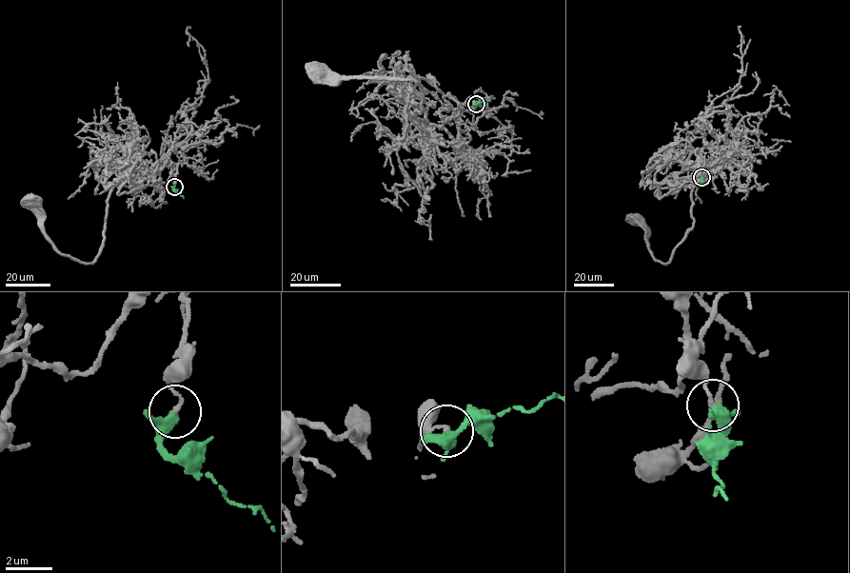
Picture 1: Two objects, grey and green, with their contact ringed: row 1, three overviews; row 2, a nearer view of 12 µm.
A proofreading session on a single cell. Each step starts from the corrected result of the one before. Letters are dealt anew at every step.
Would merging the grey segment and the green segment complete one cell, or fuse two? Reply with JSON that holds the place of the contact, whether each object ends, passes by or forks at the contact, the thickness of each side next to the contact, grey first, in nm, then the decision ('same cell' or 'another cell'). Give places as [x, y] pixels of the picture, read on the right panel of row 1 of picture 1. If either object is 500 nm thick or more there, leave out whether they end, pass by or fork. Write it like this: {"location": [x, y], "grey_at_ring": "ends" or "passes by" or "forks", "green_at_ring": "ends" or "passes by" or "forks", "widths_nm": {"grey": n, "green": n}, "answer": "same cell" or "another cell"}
{"location": [701, 177], "grey_at_ring": "ends", "green_at_ring": "forks", "widths_nm": {"grey": 180, "green": 300}, "answer": "another cell"}

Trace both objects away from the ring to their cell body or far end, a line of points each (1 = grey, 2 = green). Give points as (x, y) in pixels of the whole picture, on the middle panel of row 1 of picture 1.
1: (476, 104), (474, 126), (461, 124), (456, 140), (414, 117), (424, 96), (414, 80), (326, 83), (314, 73)
2: (476, 104), (490, 101)

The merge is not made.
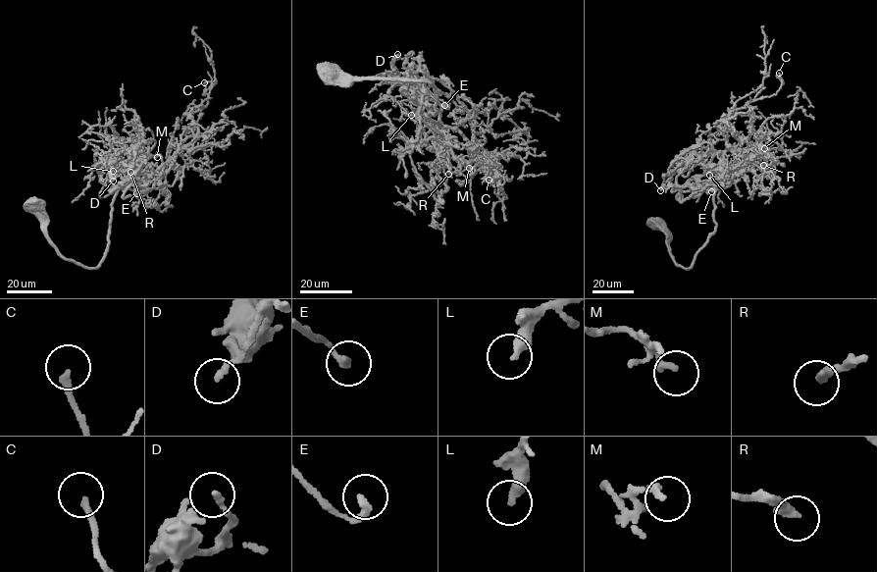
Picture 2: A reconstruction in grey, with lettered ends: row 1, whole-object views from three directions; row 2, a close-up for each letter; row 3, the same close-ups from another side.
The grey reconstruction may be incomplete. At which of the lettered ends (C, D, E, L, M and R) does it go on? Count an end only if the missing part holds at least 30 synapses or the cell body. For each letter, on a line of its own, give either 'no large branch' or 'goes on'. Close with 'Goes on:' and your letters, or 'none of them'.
C: no large branch
D: no large branch
E: no large branch
L: no large branch
M: no large branch
R: no large branch
Goes on: none of them

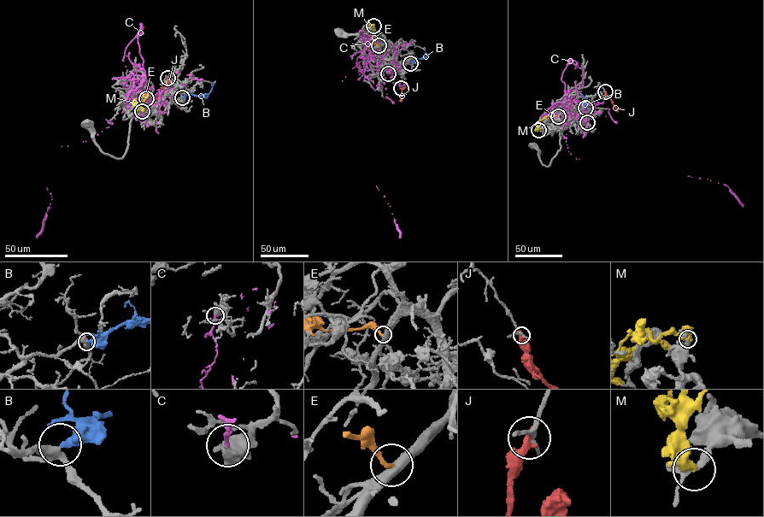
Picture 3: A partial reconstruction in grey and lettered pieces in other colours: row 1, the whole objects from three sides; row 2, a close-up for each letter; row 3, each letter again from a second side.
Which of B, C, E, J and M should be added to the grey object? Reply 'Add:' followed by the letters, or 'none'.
Add: B

